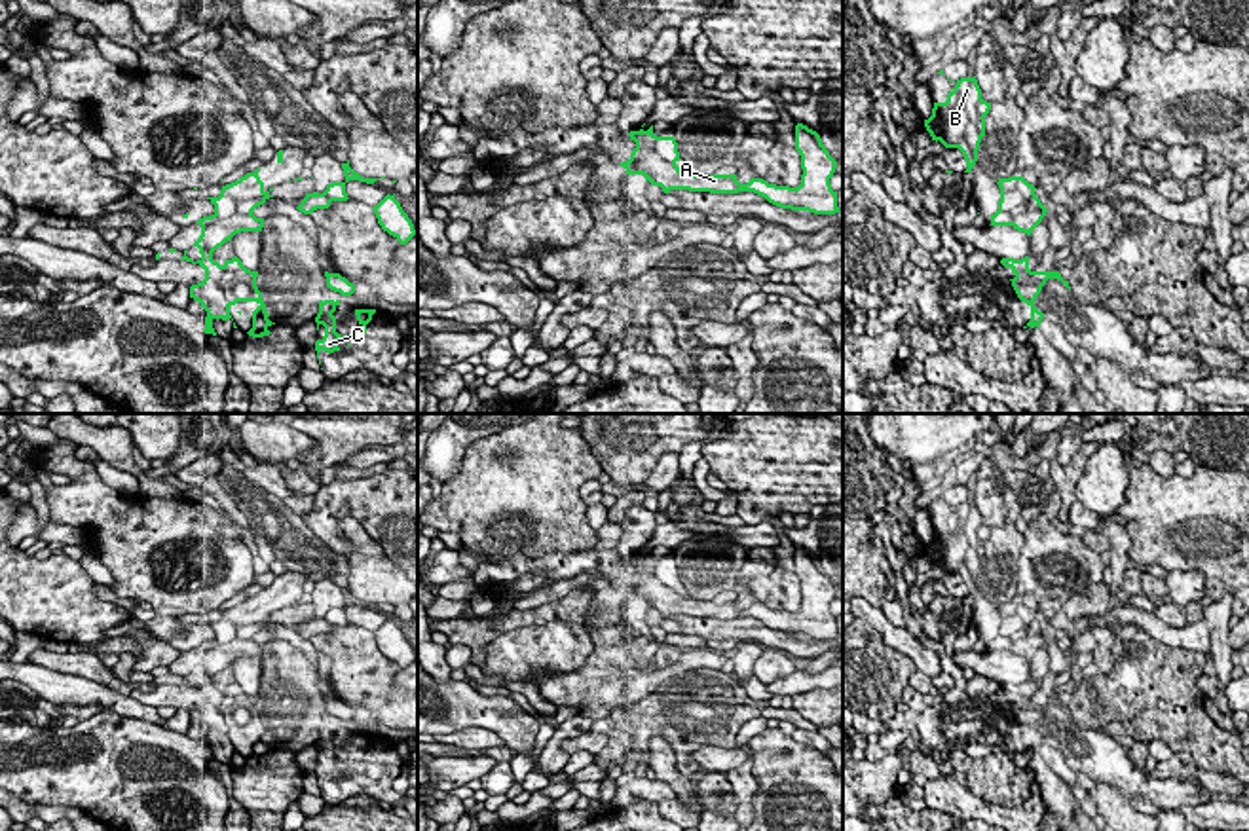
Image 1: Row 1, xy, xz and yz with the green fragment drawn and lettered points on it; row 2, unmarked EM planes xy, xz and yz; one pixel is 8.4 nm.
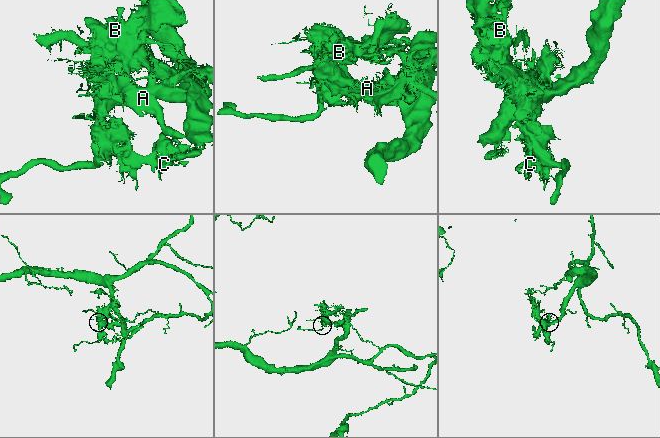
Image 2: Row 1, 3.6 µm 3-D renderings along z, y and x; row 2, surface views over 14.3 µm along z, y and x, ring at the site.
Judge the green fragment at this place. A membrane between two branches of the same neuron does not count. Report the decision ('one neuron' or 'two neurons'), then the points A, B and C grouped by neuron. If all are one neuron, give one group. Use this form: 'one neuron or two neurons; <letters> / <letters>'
two neurons; A / B C

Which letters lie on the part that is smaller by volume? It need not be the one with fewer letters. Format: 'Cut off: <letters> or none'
Cut off: B, C

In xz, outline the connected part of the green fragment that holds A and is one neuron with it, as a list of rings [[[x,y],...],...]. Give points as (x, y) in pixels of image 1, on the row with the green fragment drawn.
[[[803,123],[795,125],[795,150],[801,156],[803,175],[801,184],[792,192],[774,192],[773,184],[763,178],[752,178],[750,182],[736,186],[735,178],[716,180],[712,176],[680,171],[670,163],[662,165],[655,182],[664,194],[670,194],[672,190],[710,194],[754,192],[782,209],[809,211],[814,214],[841,212],[837,207],[837,192],[833,192],[830,184],[837,163],[830,152],[824,152],[814,142],[811,129]]]

